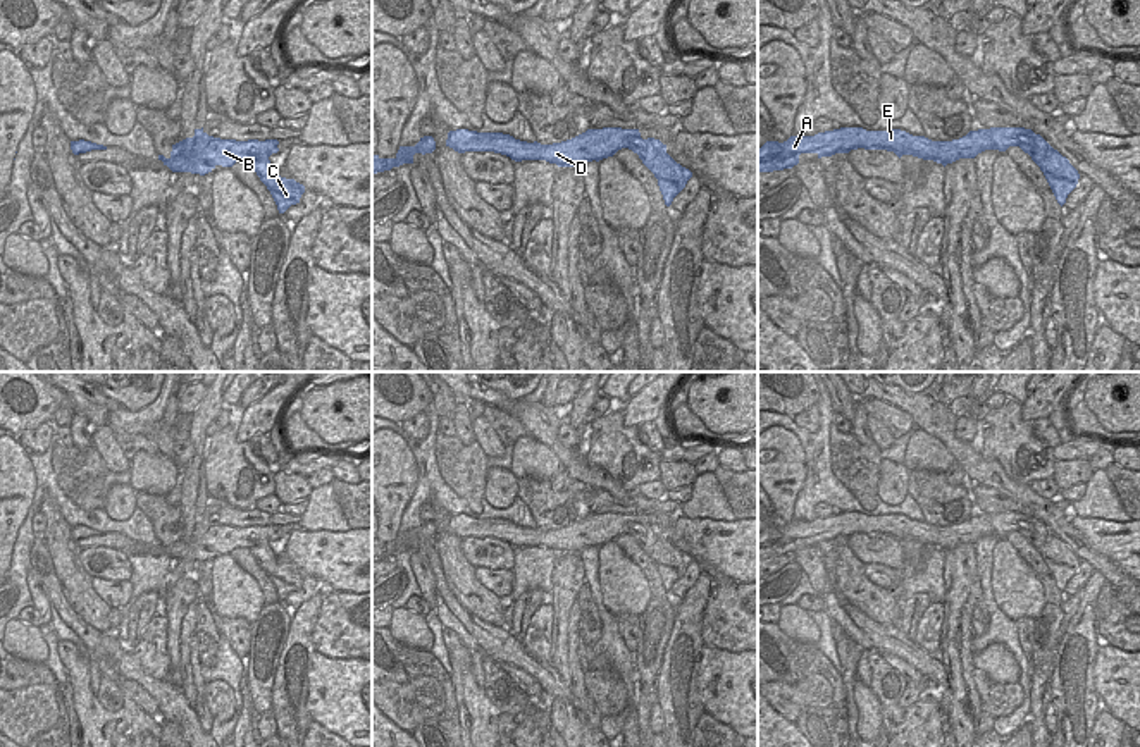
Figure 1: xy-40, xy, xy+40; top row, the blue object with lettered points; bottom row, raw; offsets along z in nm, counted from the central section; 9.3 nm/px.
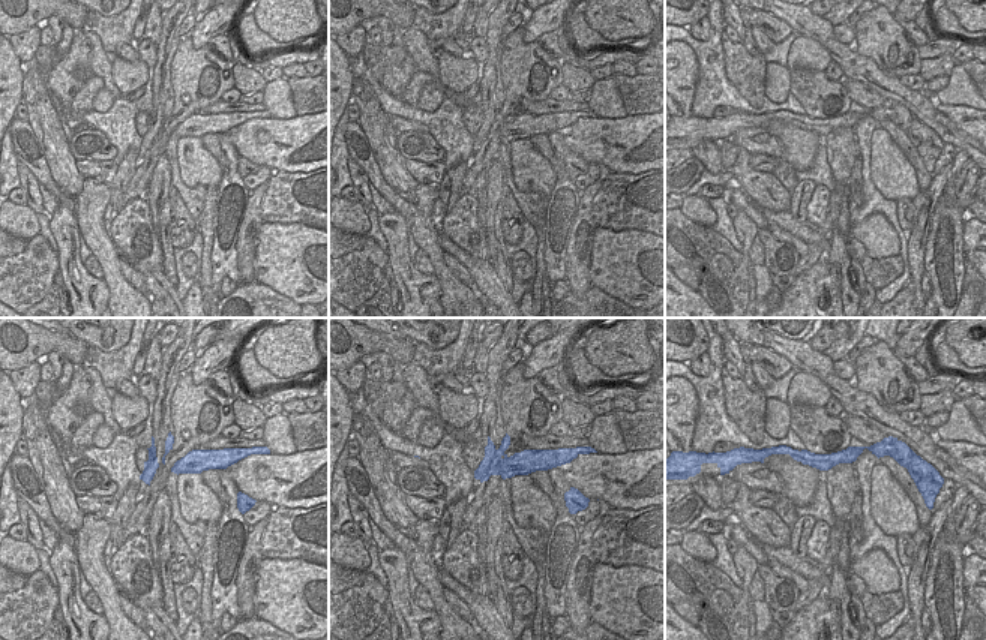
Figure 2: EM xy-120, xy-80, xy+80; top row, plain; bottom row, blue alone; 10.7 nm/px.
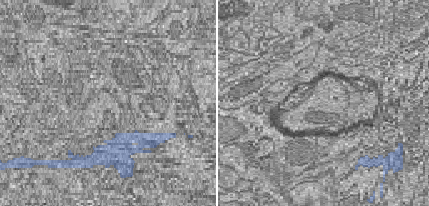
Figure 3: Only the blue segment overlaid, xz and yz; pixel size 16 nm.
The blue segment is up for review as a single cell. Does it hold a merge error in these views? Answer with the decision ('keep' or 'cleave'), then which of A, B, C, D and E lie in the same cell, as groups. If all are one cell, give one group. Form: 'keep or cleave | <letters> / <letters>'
cleave | A B D E / C

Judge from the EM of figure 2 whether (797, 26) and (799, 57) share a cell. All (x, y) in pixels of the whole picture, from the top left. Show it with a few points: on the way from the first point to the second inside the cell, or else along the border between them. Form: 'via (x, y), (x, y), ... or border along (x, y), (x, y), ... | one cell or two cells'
border along (800, 33), (814, 38), (830, 54) | two cells

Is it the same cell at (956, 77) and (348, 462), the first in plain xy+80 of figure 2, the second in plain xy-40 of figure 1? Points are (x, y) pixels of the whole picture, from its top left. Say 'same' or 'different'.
different

